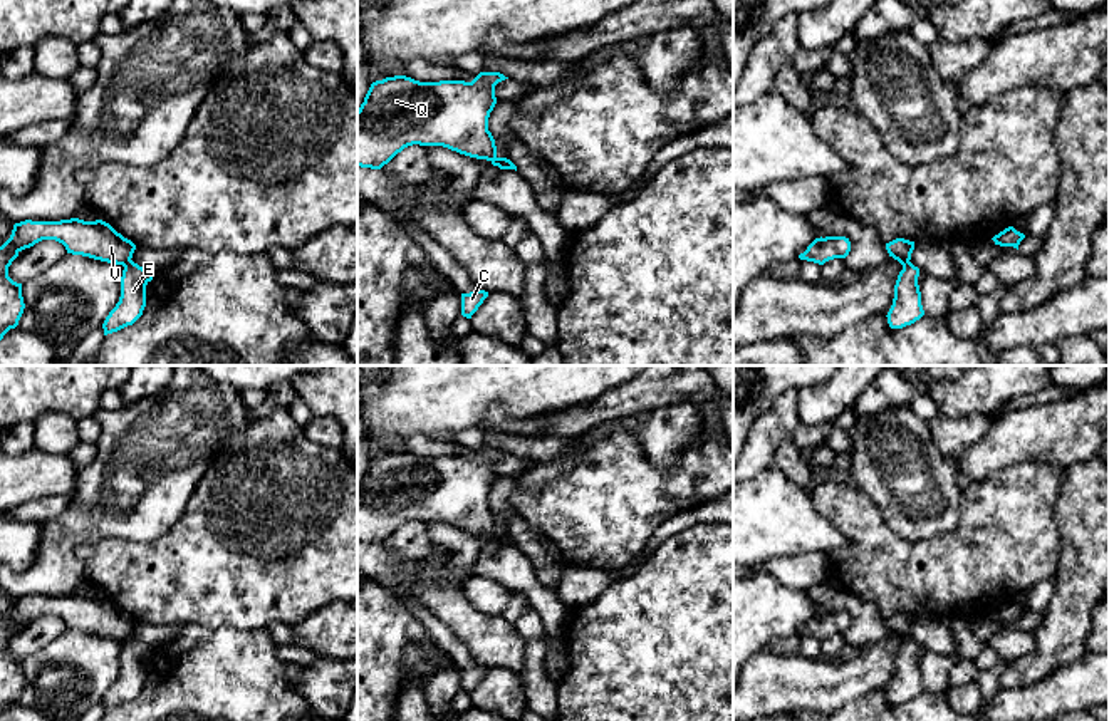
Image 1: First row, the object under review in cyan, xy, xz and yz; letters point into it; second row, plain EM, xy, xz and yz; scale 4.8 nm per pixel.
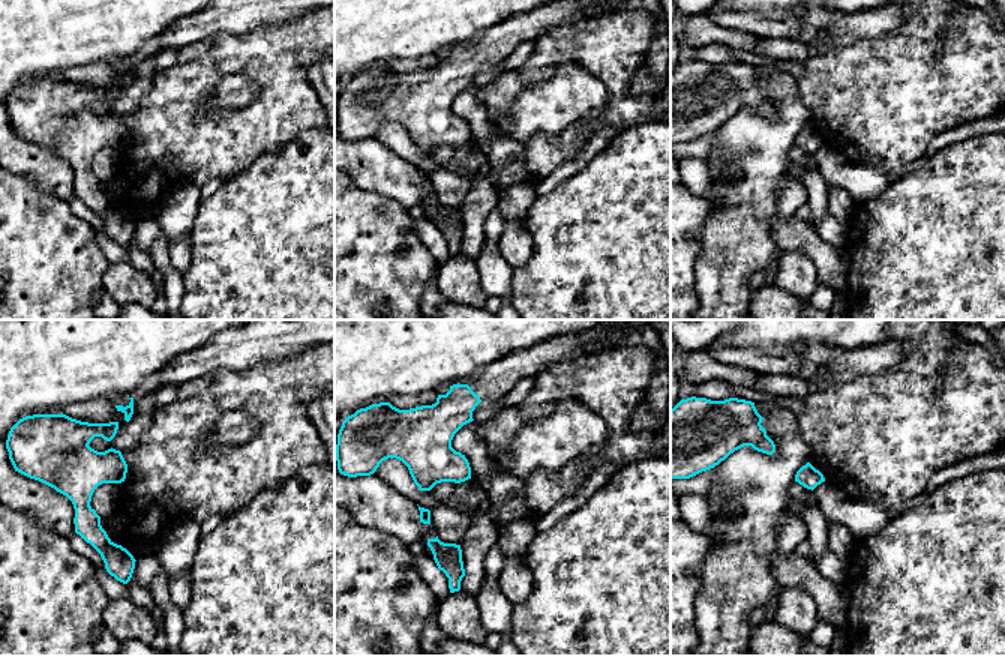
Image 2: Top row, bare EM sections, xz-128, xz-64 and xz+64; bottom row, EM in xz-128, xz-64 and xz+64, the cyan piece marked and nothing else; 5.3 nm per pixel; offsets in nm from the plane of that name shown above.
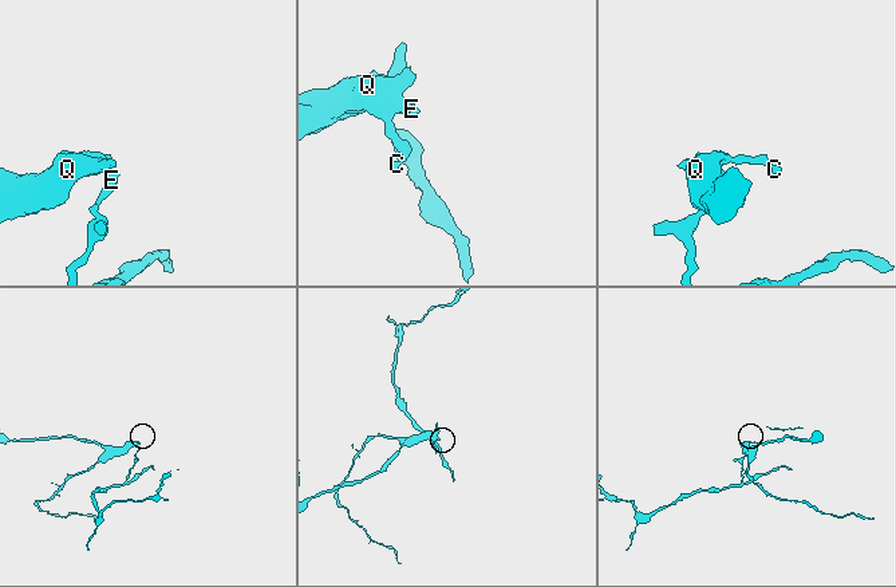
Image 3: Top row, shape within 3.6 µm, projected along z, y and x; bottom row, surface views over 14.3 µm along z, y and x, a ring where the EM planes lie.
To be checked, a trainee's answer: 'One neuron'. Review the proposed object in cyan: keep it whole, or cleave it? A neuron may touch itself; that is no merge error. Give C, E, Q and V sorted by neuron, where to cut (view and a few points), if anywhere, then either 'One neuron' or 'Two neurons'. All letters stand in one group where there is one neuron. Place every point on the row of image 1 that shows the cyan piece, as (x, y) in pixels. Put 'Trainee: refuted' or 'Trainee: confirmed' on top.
Trainee: refuted
Groups: C Q V / E. Split along xy (131, 260), (123, 265). Two neurons

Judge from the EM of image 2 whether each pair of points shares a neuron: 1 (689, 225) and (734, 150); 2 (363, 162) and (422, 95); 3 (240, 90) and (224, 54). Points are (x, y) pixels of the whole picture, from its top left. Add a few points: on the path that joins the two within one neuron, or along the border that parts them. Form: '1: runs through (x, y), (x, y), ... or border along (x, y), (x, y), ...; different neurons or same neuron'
1: border along (711, 201), (711, 213), (704, 224), (701, 236); different neurons
2: border along (372, 137), (350, 141); different neurons
3: border along (258, 87), (242, 75), (227, 75), (207, 98); different neurons

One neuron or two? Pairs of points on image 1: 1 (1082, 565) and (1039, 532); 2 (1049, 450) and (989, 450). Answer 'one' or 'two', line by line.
1: two
2: one

